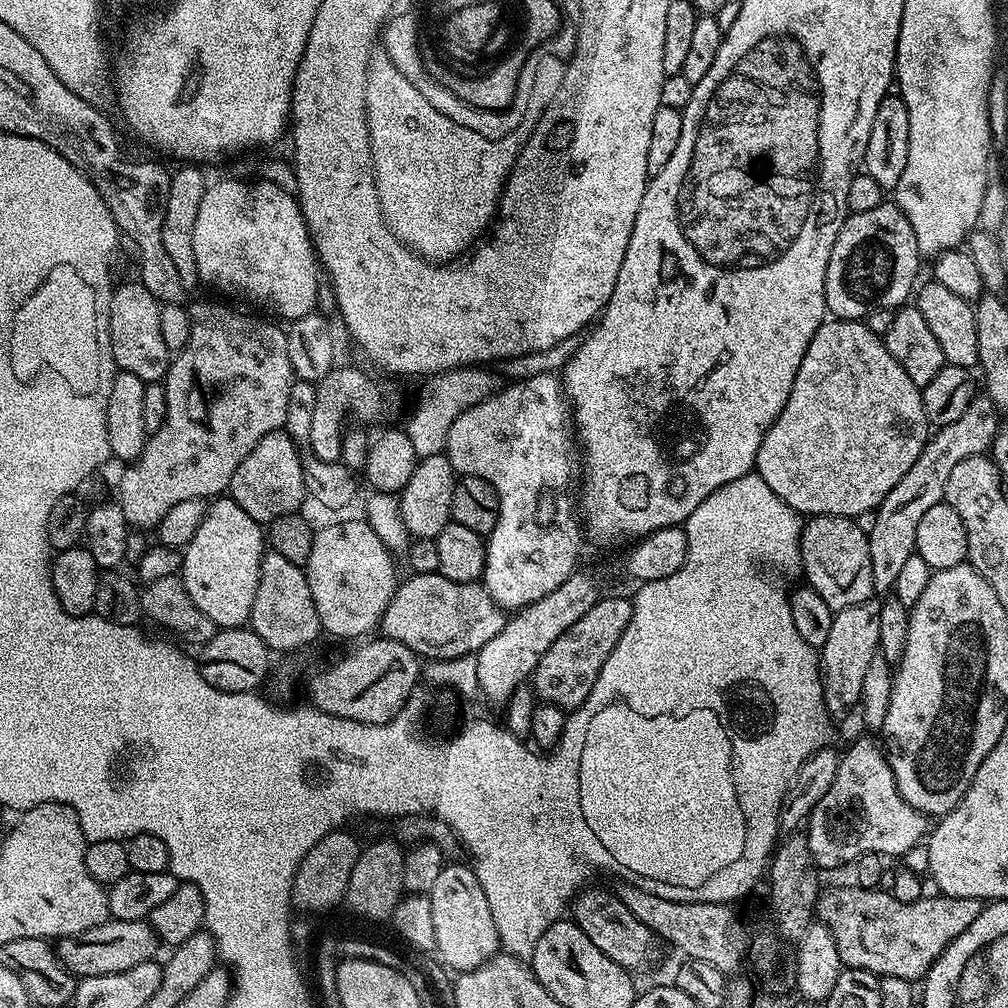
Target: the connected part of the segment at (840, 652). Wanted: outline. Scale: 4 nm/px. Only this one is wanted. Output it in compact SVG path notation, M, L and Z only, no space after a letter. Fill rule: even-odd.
M867 600L858 606L844 607L832 617L826 642L820 649L820 675L823 682L824 705L835 721L846 717L859 705L864 677L871 672L879 653L879 619L881 603Z

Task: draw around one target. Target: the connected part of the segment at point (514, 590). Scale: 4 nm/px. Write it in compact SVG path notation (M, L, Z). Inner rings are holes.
M549 373L538 374L534 378L518 380L501 387L500 391L495 392L490 398L470 406L470 410L458 414L458 418L454 418L454 422L450 426L446 455L452 464L452 469L460 476L477 476L490 482L490 486L494 486L494 490L498 494L498 502L500 503L498 522L494 526L494 530L487 533L486 536L484 545L486 562L484 563L482 583L490 594L490 598L494 598L494 602L505 610L519 610L525 608L527 604L538 602L538 598L546 598L546 594L558 590L558 586L562 586L562 582L566 582L566 578L570 578L573 572L577 571L576 555L580 552L582 520L578 515L578 504L574 499L572 488L572 448L574 452L574 428L570 423L570 404L565 397L563 383L555 375Z

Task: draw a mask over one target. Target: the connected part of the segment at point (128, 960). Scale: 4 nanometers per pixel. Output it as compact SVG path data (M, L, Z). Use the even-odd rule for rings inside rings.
M109 918L90 930L82 930L82 934L63 937L55 945L55 950L65 968L73 976L83 978L118 974L122 970L130 970L142 962L153 959L157 955L156 944L158 945L157 934L147 920Z

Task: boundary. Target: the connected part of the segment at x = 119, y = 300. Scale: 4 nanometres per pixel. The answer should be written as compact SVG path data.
M138 282L117 283L112 289L108 315L112 357L119 371L135 374L145 382L163 381L170 363L170 353L166 341L162 338L160 305L154 294L150 294L150 290L146 290L146 286Z

